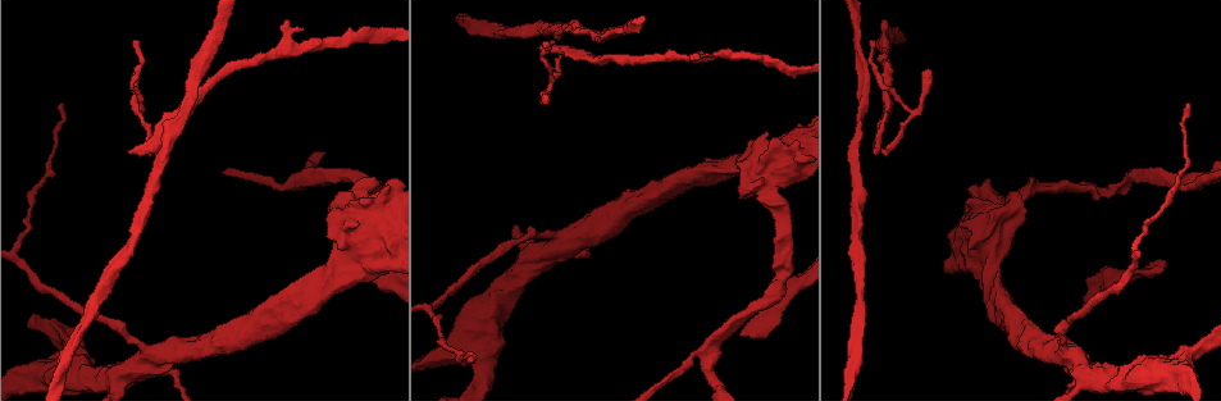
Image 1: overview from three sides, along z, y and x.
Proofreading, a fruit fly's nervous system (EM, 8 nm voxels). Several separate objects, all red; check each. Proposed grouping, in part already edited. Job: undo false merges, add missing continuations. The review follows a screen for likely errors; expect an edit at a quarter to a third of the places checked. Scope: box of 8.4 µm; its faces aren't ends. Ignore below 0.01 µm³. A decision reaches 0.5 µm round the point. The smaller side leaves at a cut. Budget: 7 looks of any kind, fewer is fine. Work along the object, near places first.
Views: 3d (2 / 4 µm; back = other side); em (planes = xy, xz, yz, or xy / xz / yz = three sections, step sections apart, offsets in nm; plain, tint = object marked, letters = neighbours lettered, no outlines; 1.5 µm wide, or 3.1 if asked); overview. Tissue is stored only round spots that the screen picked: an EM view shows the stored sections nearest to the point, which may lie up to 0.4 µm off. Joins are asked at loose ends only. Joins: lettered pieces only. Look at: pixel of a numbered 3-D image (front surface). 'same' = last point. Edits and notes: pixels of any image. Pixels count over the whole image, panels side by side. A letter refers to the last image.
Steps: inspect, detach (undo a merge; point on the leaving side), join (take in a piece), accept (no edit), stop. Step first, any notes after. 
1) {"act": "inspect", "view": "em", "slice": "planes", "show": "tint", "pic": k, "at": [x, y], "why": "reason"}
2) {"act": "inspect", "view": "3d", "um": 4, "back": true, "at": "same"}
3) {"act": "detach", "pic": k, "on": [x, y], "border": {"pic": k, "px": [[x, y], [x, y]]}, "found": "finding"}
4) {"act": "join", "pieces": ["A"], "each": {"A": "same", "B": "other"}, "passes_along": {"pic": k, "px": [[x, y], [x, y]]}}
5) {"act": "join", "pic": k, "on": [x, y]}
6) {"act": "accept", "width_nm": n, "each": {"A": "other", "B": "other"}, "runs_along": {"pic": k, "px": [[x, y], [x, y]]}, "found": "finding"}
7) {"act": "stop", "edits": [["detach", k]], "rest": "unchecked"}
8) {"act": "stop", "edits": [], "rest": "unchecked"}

{"act": "inspect", "view": "3d", "um": 4, "pic": 1, "at": [1189, 102], "why": "free end"}

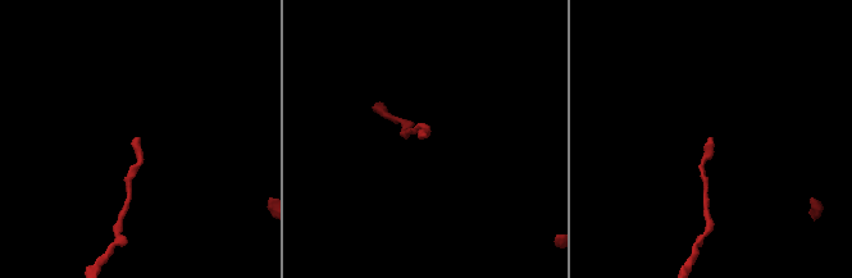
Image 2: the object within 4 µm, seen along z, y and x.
{"act": "inspect", "view": "em", "slice": "planes", "show": "tint", "pic": 2, "at": [711, 139], "why": "need the tissue"}

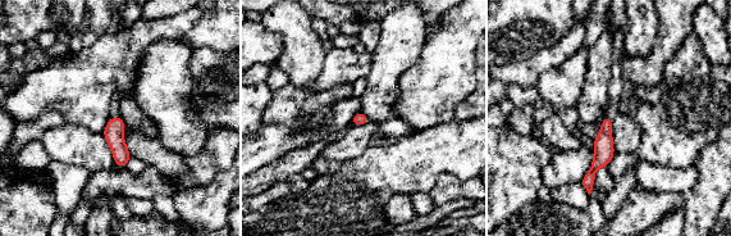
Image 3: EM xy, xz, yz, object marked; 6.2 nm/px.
{"act": "inspect", "view": "em", "slice": "planes", "show": "letters", "at": "same"}

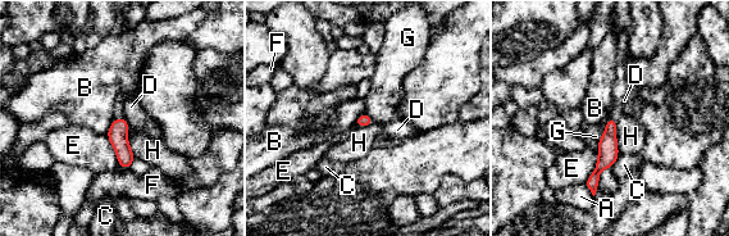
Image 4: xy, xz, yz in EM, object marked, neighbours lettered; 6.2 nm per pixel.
{"act": "accept", "each": {"A": "other", "B": "other", "C": "other", "D": "other", "E": "other", "F": "other", "G": "other", "H": "other"}, "border": {"pic": 4, "px": [[615, 119], [615, 143], [619, 153]]}, "found": "no lettered piece goes on from it"}

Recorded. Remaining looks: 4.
{"act": "inspect", "view": "em", "slice": "xy", "step": 8, "show": "tint", "pic": 1, "at": [130, 153], "why": "free end"}

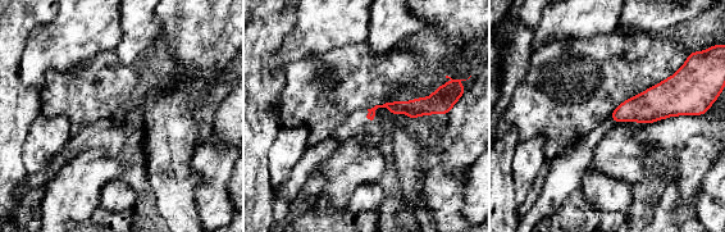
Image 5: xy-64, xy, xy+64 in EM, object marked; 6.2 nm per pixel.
{"act": "inspect", "view": "em", "slice": "xy", "step": 8, "show": "letters", "at": "same"}

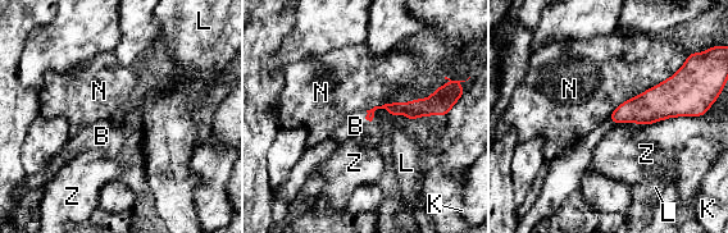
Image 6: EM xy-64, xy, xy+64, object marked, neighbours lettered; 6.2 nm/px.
{"act": "join", "pieces": ["B"], "each": {"B": "same", "K": "other", "L": "other", "N": "other", "Z": "other"}, "found": "the neuron continues"}

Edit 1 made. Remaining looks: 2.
{"act": "inspect", "view": "em", "slice": "xz", "step": 4, "show": "tint", "pic": 1, "at": [742, 332], "why": "long arm stops here"}

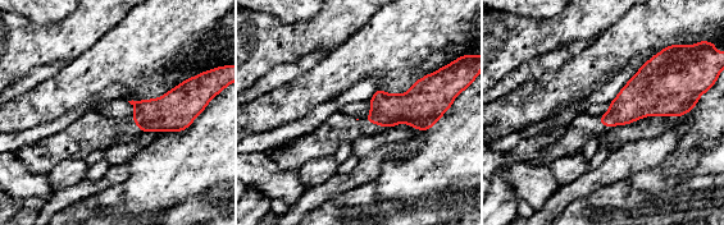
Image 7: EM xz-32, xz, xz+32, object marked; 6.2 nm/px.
{"act": "inspect", "view": "em", "slice": "planes", "show": "letters", "at": "same", "why": "another direction"}

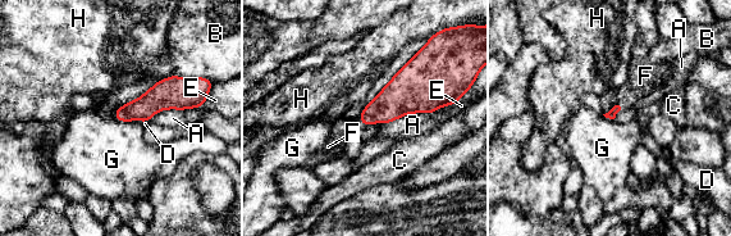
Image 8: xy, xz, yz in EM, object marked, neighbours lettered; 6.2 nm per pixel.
{"act": "join", "pieces": ["F"], "each": {"A": "other", "B": "other", "C": "other", "D": "other", "E": "other", "F": "same", "G": "other", "H": "other"}, "passes_along": {"pic": 8, "px": [[617, 107], [621, 103], [645, 76]]}, "found": "the neuron continues"}

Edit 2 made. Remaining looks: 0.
{"act": "stop", "edits": [["join", 6], ["join", 8]], "rest": "unchecked"}

